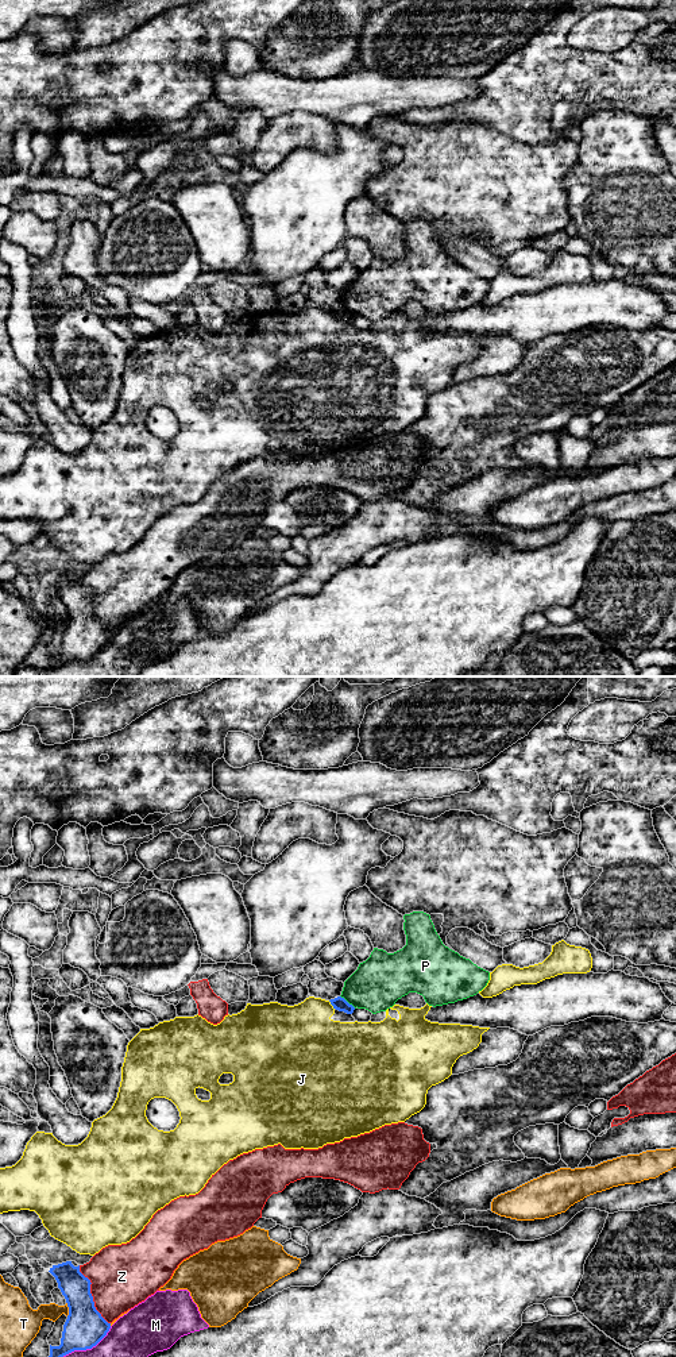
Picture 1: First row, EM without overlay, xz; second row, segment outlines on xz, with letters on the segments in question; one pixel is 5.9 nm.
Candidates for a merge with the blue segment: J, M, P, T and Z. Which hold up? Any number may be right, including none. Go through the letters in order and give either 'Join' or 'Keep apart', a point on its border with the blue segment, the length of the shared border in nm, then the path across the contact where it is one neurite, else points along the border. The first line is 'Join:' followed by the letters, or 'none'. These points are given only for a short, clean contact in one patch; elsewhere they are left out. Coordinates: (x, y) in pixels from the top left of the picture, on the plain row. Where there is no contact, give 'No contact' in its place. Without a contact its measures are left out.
Join: none
J: Keep apart. Touches blue at xz (331, 312). Shared border 70 nm
M: Keep apart. Touches blue at xz (73, 659). Shared border 500 nm
P: Keep apart. Touches blue at xz (347, 311). Shared border 120 nm. Boundary: xz (340, 304), (355, 316)
T: Keep apart. Touches blue at xz (69, 617). Shared border 90 nm
Z: Keep apart. Touches blue at xz (91, 604). Shared border 400 nm

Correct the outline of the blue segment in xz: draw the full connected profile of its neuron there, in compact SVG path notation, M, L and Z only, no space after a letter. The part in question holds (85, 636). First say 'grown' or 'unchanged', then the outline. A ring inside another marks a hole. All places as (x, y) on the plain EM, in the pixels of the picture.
unchanged; M66 570L53 574L49 581L66 608L69 624L63 633L61 654L50 654L47 667L34 668L39 674L54 671L74 659L92 658L111 637L111 632L94 616L92 591L80 581L80 574L74 575L72 570Z

